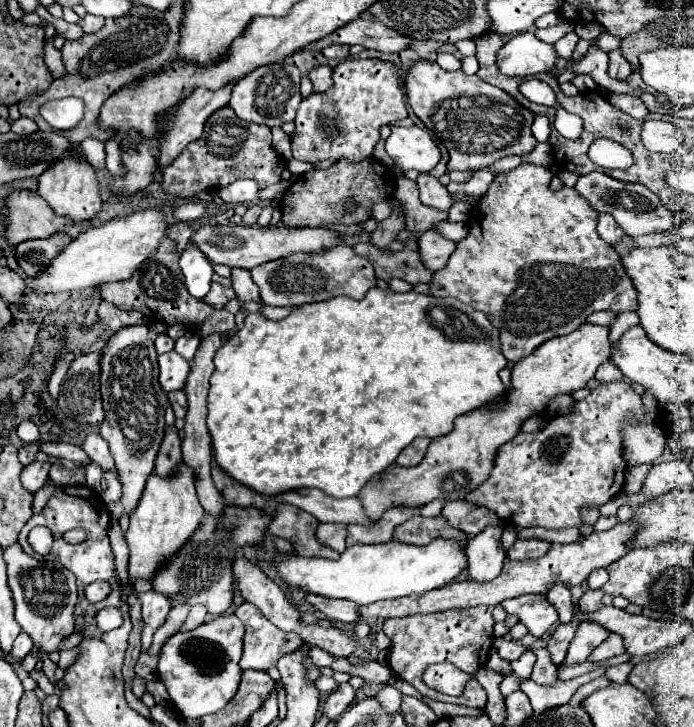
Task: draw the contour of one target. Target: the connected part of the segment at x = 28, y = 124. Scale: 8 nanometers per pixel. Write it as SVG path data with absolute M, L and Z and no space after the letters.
M20 117L16 121L12 121L12 131L18 133L18 135L24 135L24 133L34 133L38 127L32 119L26 119L26 117Z

